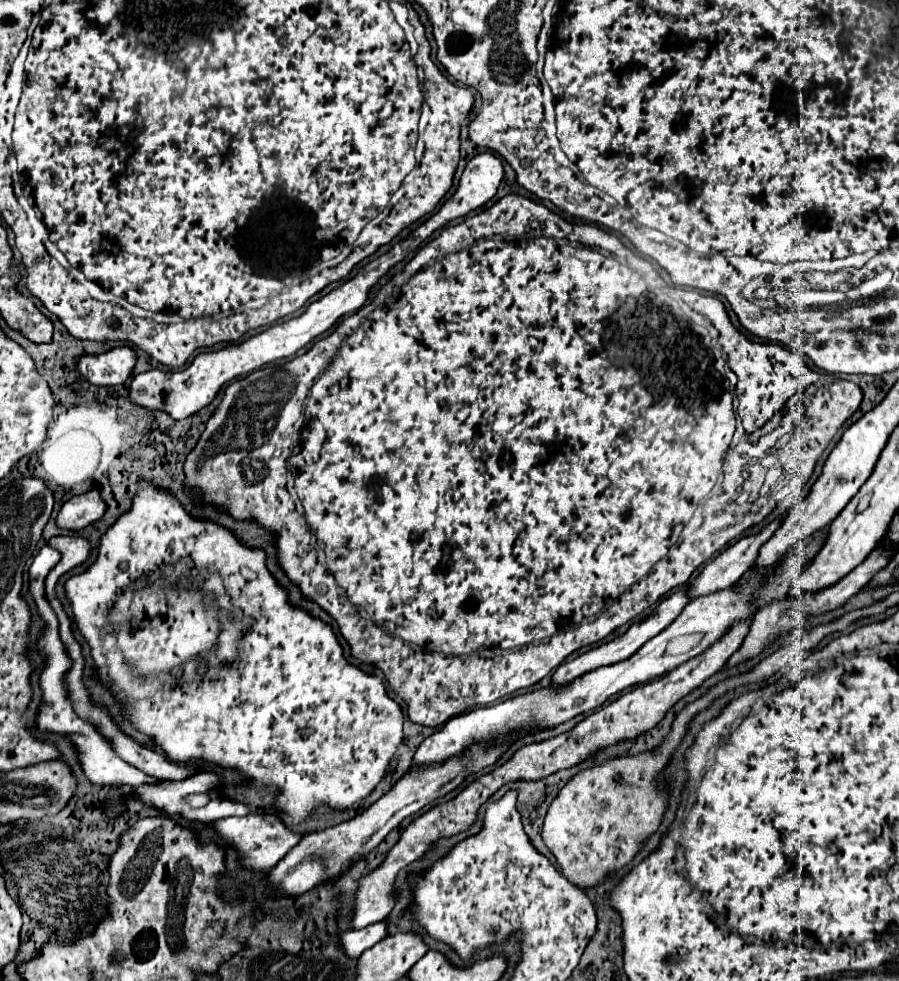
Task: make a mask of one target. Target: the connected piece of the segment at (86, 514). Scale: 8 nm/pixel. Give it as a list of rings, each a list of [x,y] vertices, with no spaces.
[[[92,490],[88,494],[82,496],[74,496],[70,498],[58,512],[58,526],[66,528],[66,530],[82,530],[88,524],[100,520],[106,512],[106,504],[100,498],[100,492]]]

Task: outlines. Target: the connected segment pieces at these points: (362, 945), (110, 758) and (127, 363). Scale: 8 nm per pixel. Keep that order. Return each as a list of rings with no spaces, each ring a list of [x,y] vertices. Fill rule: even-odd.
[[[376,922],[376,924],[362,928],[362,930],[346,930],[342,934],[340,944],[344,946],[344,950],[350,958],[360,958],[360,954],[364,950],[372,948],[386,936],[388,936],[388,922]]]
[[[44,546],[38,556],[34,558],[32,566],[30,566],[30,594],[32,598],[36,600],[36,606],[38,606],[38,614],[46,620],[46,630],[44,630],[44,636],[40,638],[38,642],[38,650],[42,654],[46,654],[46,668],[42,670],[42,676],[40,676],[40,686],[42,686],[42,706],[40,706],[40,714],[38,714],[38,728],[40,730],[50,730],[50,732],[60,732],[60,734],[68,734],[72,738],[72,742],[76,744],[76,748],[80,750],[80,764],[82,764],[82,770],[86,774],[86,778],[92,782],[92,784],[130,784],[130,786],[142,786],[142,784],[158,784],[160,778],[156,776],[150,776],[142,770],[138,770],[136,766],[124,762],[112,748],[110,740],[106,740],[100,730],[90,724],[88,720],[80,718],[76,712],[74,712],[74,706],[72,706],[72,700],[68,696],[68,688],[66,688],[66,674],[70,672],[72,668],[72,658],[68,656],[66,652],[66,646],[64,642],[60,640],[60,622],[56,618],[56,612],[52,610],[50,602],[46,600],[46,594],[44,594],[44,582],[46,582],[46,576],[50,574],[50,570],[60,562],[60,552],[52,546]]]
[[[118,346],[106,354],[82,356],[78,372],[96,386],[116,386],[128,380],[136,366],[136,358],[138,356],[130,346]]]

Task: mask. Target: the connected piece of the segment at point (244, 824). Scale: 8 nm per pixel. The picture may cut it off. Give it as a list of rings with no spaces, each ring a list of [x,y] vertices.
[[[252,812],[242,818],[216,820],[214,830],[242,854],[240,858],[242,864],[254,870],[274,868],[304,838],[304,832],[292,832],[286,828],[286,824],[276,814],[264,814],[264,812]]]

